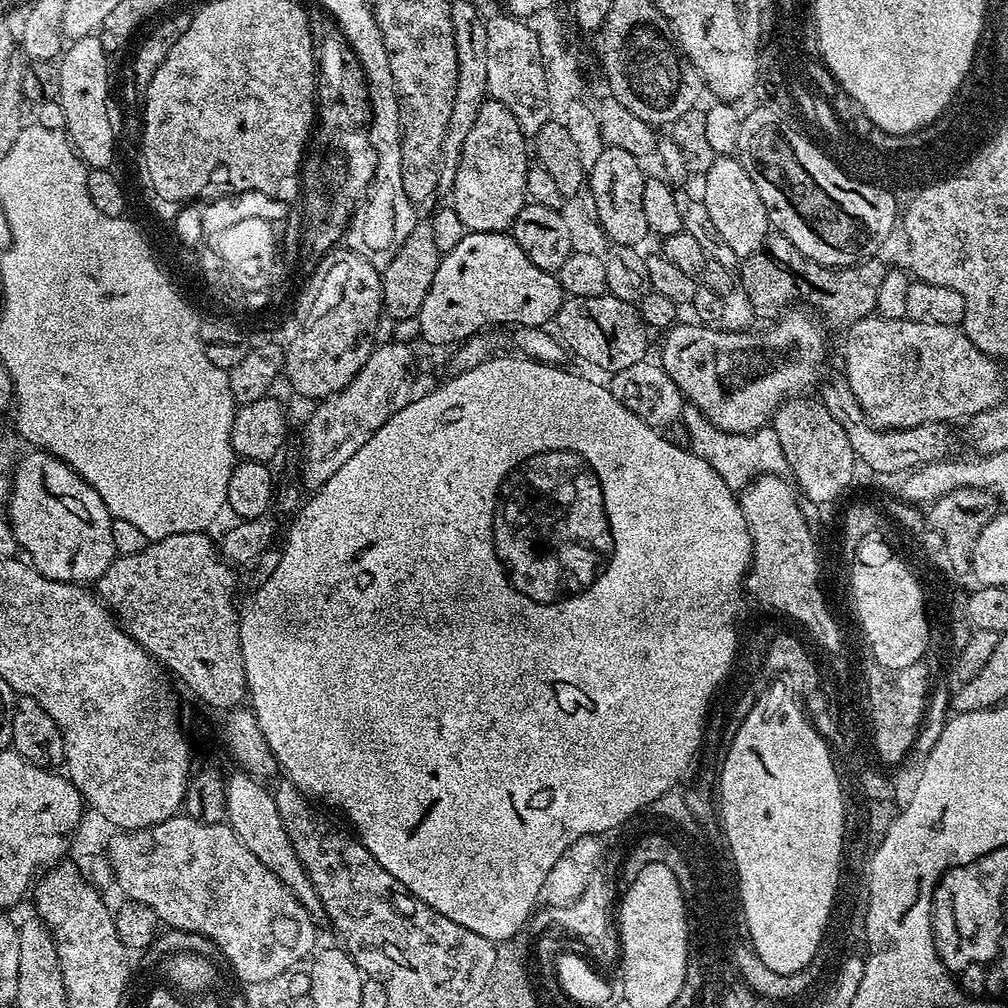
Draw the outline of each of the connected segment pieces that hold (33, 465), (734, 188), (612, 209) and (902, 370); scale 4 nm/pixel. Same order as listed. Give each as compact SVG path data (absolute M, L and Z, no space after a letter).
M32 450L29 453L25 460L23 457L15 465L11 475L11 497L7 509L19 551L24 551L23 555L32 567L48 580L91 585L102 574L106 574L118 555L112 533L113 519L106 510L106 502L98 498L98 490L94 490L94 486L87 484L70 465L57 456L43 450Z
M717 156L710 170L703 173L702 180L704 180L702 201L711 221L722 234L723 242L726 242L739 258L753 256L761 251L764 239L770 231L766 202L762 202L754 181L751 180L750 174L746 174L739 159L736 156Z
M606 146L599 155L598 162L595 162L586 176L587 187L592 187L591 207L609 241L616 246L640 246L650 236L646 226L646 213L642 207L646 173L640 164L643 164L641 157Z
M873 314L854 322L847 329L847 332L848 337L844 340L844 365L842 365L842 371L848 377L850 390L854 390L854 398L858 400L858 406L862 406L868 421L878 428L913 428L923 424L948 424L953 422L952 420L964 422L982 410L990 410L995 404L1001 403L1005 399L1004 372L999 368L1001 365L993 357L987 356L982 350L978 350L978 346L974 346L974 342L970 342L970 338L964 332L963 327L955 324L927 324L926 322L918 322L907 318L903 320L887 320Z

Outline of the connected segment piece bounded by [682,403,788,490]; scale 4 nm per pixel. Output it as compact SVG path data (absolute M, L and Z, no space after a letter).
M685 403L682 419L686 434L690 434L690 451L698 458L710 462L718 478L722 478L728 488L742 490L760 476L783 477L788 472L786 454L782 454L778 434L774 434L771 426L759 428L757 432L724 432L710 423L702 410L690 403Z

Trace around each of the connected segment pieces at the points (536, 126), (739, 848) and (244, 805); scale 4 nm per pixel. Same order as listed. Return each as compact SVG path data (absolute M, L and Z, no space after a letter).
M513 15L488 16L485 19L487 37L487 95L502 102L518 122L525 137L535 138L538 130L553 119L554 96L548 93L548 78L540 55L539 38L528 22Z
M772 682L759 693L752 708L745 714L736 732L731 733L732 741L728 744L728 753L724 756L724 765L720 768L720 810L719 819L722 821L723 839L729 849L736 848L736 860L739 872L744 872L744 914L748 923L748 939L758 958L778 974L794 974L802 970L812 961L822 946L819 943L821 928L824 928L824 912L828 912L828 904L832 900L832 884L836 884L836 855L840 852L840 816L838 805L839 793L834 791L838 783L834 762L831 760L832 749L827 741L816 731L801 701L794 695L793 689L787 683Z
M236 770L232 777L227 777L224 785L224 810L226 823L234 830L236 837L270 870L289 890L296 895L296 901L308 912L316 914L321 911L320 899L302 866L298 862L298 854L294 854L294 846L290 842L290 834L286 834L286 826L282 826L282 817L278 814L276 797L271 791L263 788L261 781L249 776L243 770Z

